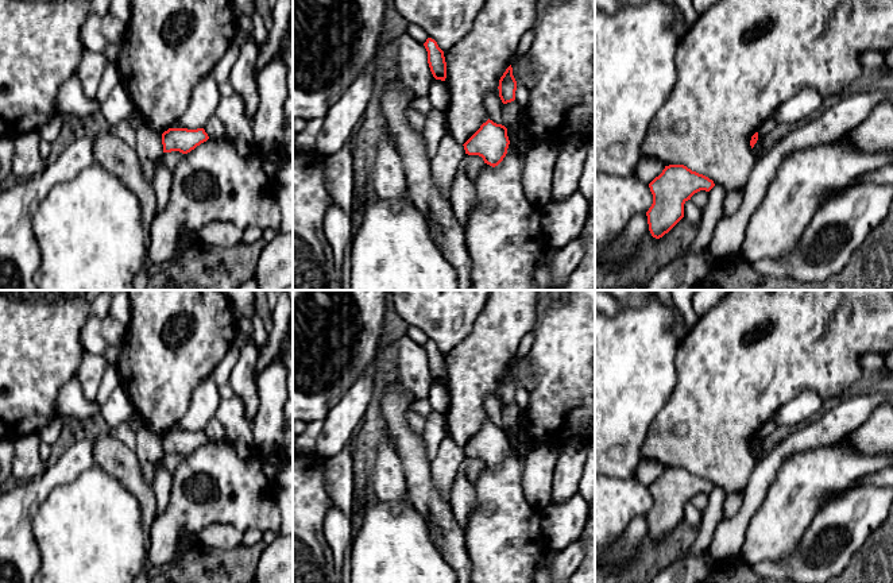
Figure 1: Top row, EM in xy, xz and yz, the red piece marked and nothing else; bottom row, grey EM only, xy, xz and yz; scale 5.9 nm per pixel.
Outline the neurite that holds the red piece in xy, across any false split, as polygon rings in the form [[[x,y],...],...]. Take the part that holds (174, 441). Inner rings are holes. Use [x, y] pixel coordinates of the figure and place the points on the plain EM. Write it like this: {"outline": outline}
{"outline": [[[169,431],[162,436],[163,455],[179,453],[188,456],[208,441],[204,431]]]}

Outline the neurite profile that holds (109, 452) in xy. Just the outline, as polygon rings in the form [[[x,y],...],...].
[[[96,431],[93,432],[93,459],[96,466],[116,478],[139,502],[148,552],[152,549],[148,538],[150,526],[158,514],[155,493],[146,482],[134,449],[128,448],[115,433]]]

